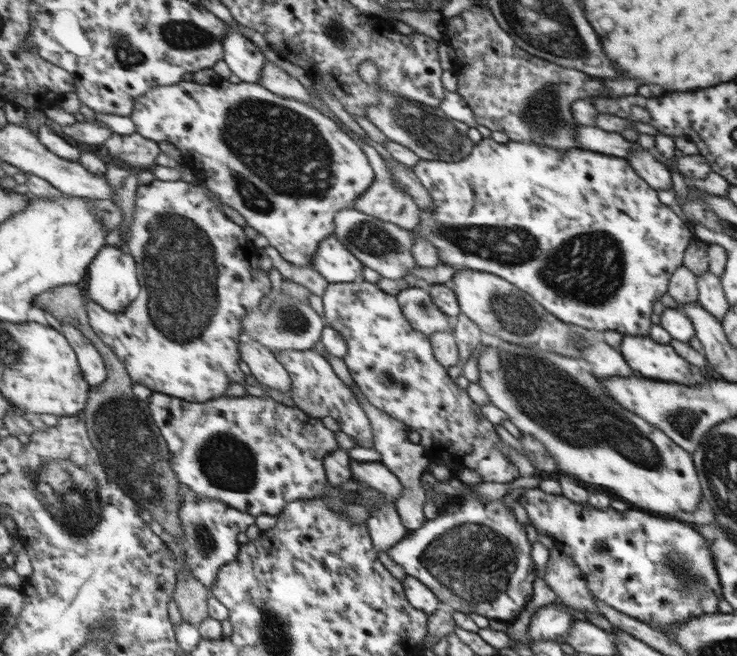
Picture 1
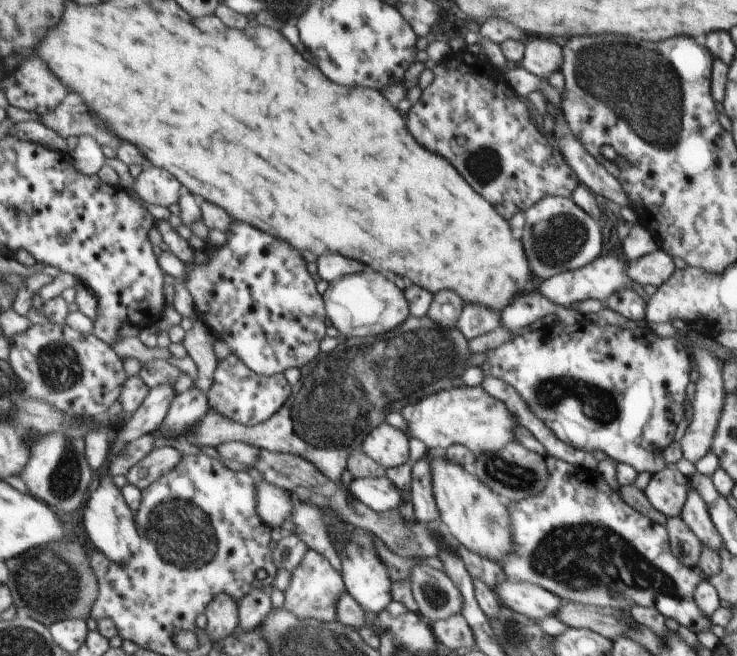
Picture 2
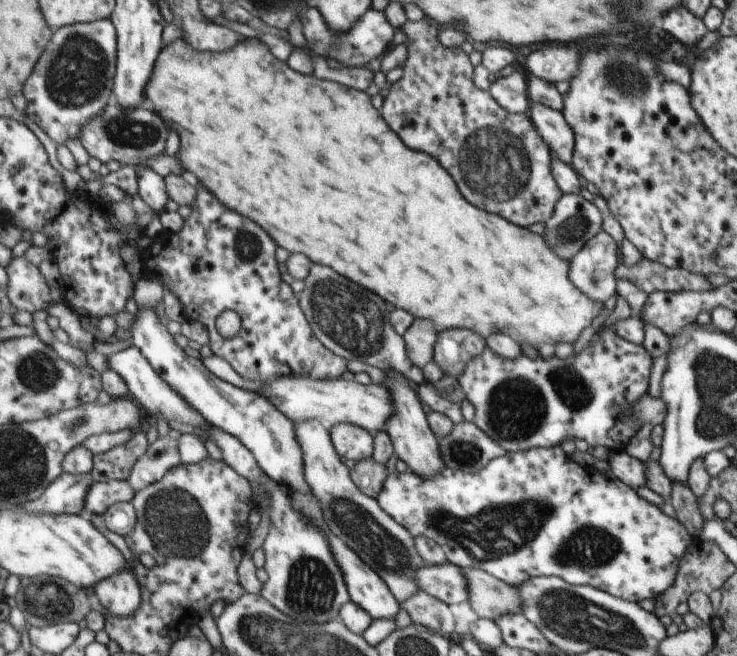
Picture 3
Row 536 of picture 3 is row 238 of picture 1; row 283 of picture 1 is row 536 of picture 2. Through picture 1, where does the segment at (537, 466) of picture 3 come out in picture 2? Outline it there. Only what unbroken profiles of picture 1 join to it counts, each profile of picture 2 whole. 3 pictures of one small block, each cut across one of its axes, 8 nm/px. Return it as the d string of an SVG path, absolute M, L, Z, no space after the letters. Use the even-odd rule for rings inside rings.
M551 456L545 457L545 460L548 478L546 478L544 490L536 494L536 496L530 496L530 498L525 498L518 502L506 503L510 510L510 526L513 527L514 546L517 547L517 549L514 550L514 554L510 554L510 558L504 558L499 564L502 570L506 572L506 578L508 578L509 581L524 581L540 584L542 588L546 588L548 592L552 592L552 594L556 594L556 596L560 596L560 598L572 602L584 603L585 605L618 608L624 612L628 612L632 606L654 606L666 619L672 618L676 620L680 626L685 626L696 634L699 632L712 632L711 625L714 624L711 616L706 617L705 612L697 606L695 599L697 586L702 580L706 580L705 571L699 566L690 568L677 557L676 553L672 550L672 543L669 541L668 528L662 526L662 524L652 522L652 520L646 518L644 514L640 514L640 512L636 512L634 508L628 506L628 504L618 496L616 490L612 490L612 488L608 490L608 488L604 486L604 482L600 482L600 476L598 476L593 469L574 466L564 460Z

